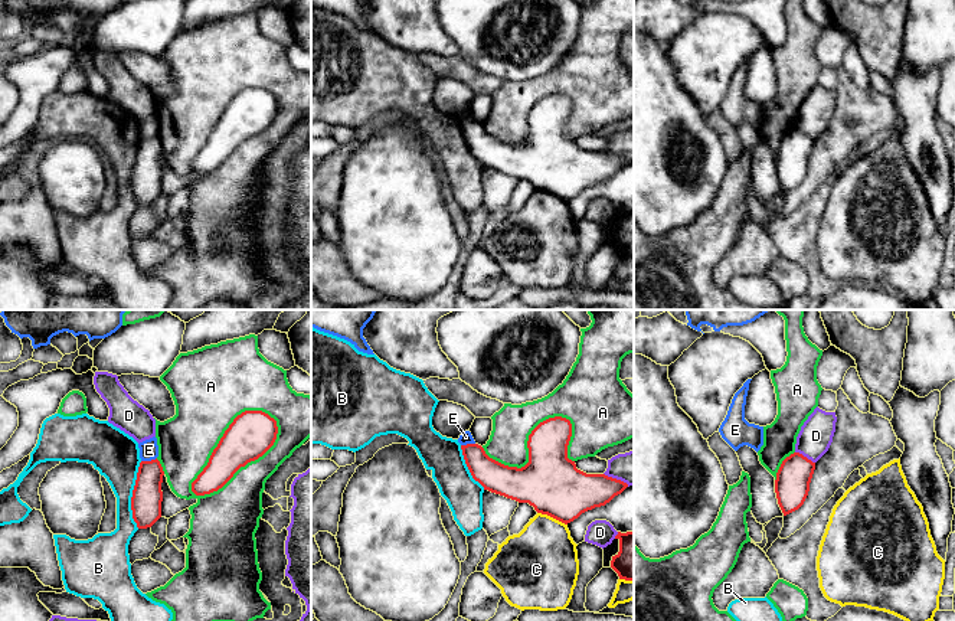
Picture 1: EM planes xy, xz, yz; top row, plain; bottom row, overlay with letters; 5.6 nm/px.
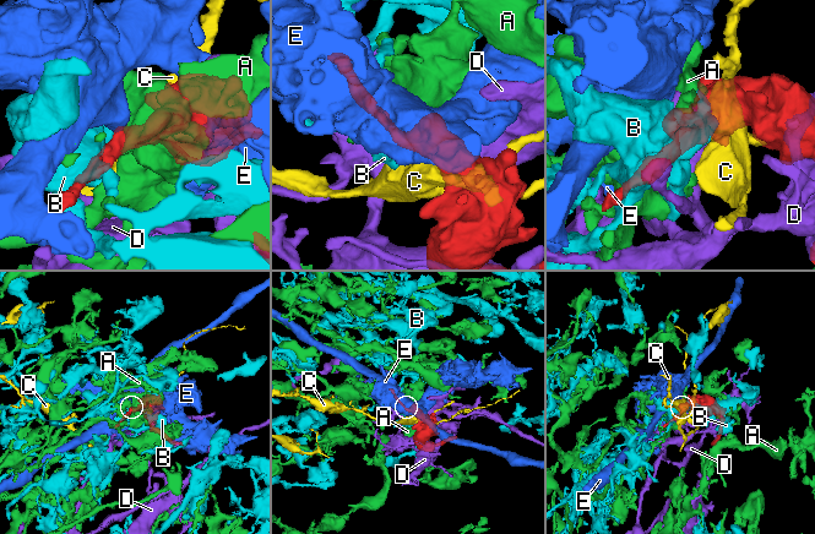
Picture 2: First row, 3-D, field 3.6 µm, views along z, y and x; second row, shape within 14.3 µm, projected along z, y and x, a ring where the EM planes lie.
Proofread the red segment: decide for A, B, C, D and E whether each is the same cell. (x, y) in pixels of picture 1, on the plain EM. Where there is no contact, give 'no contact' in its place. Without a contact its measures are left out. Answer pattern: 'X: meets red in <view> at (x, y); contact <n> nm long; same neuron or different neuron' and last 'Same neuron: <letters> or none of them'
A: meets red in xy at (245, 141); contact 600 nm long; different neuron
B: meets red in xy at (133, 172); contact 380 nm long; different neuron
C: meets red in xz at (552, 193); contact 180 nm long; different neuron
D: meets red in yz at (805, 134); contact 130 nm long; different neuron
E: meets red in xy at (149, 139); contact 90 nm long; different neuron
Same neuron: none of them

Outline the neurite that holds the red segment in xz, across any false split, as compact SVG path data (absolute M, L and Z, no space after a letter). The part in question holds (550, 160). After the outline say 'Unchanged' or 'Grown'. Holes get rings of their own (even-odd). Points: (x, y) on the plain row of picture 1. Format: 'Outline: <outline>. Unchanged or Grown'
Outline: M562 94L540 99L529 112L529 140L521 144L508 144L490 135L478 121L461 122L465 141L475 158L484 167L529 180L537 190L547 192L565 202L578 196L582 190L605 183L621 171L628 161L605 151L586 151L576 146L568 135L568 122L572 114L572 101Z. Unchanged

